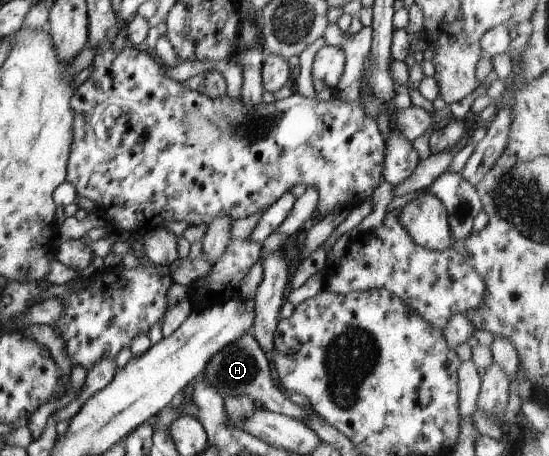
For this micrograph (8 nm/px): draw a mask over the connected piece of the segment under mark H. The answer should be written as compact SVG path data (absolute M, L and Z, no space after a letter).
M246 332L246 334L242 334L242 336L238 336L238 340L234 340L232 344L228 344L222 348L222 350L218 350L210 360L208 360L208 364L206 364L202 376L206 378L206 382L208 382L208 386L210 388L214 388L218 394L222 398L226 395L228 396L248 396L250 400L257 407L262 407L268 409L269 411L283 414L284 416L289 416L290 418L294 418L294 420L302 421L304 424L304 420L306 420L306 416L308 414L312 414L312 410L310 407L298 407L295 403L292 403L290 399L288 399L287 393L276 383L275 378L272 376L270 372L271 368L268 366L268 362L260 349L260 345L256 343L256 340Z

